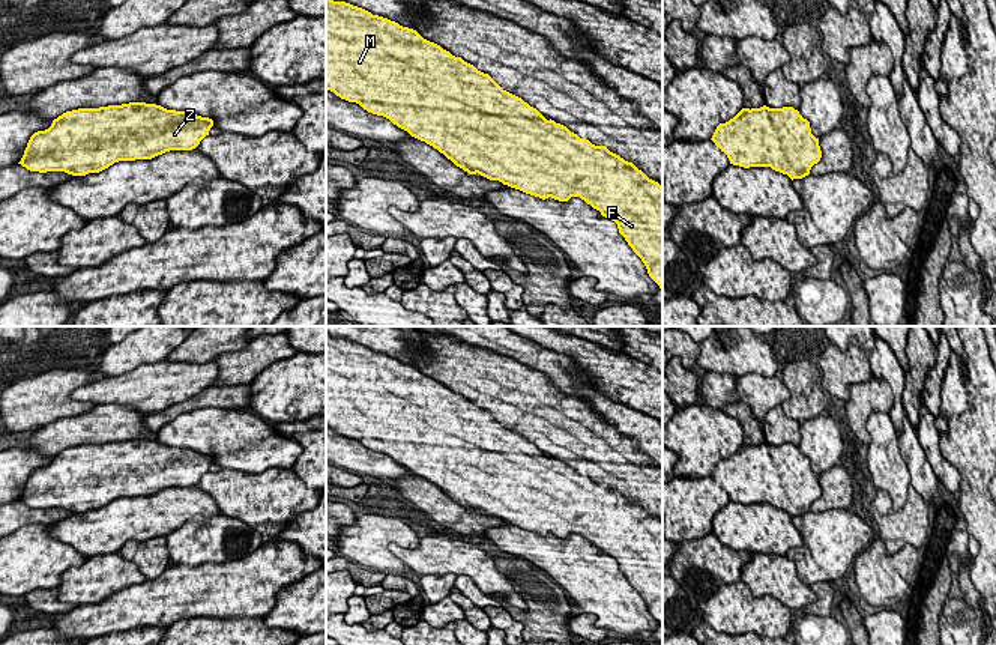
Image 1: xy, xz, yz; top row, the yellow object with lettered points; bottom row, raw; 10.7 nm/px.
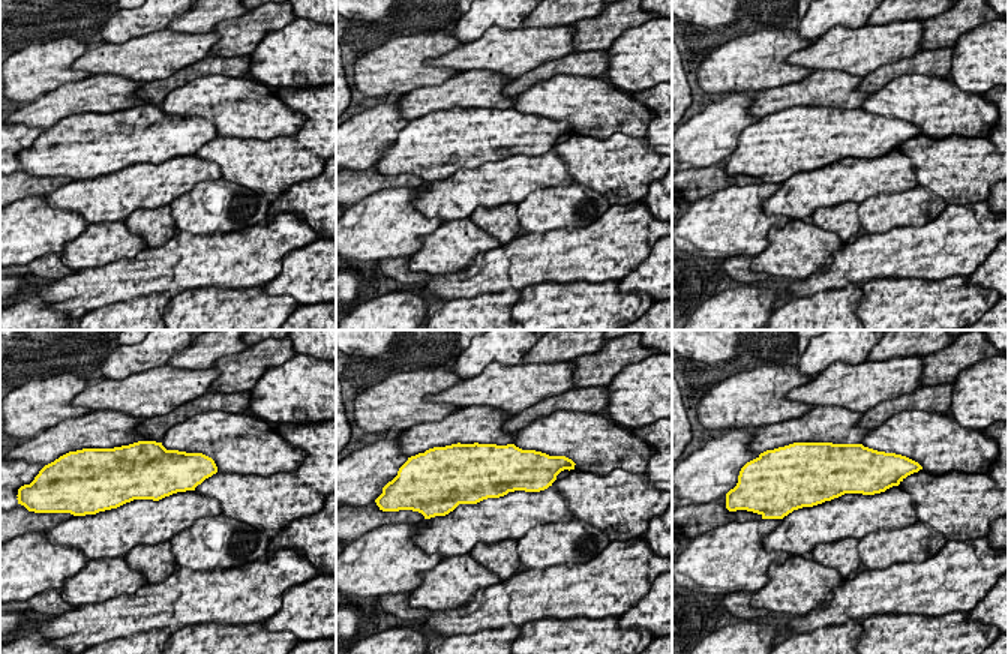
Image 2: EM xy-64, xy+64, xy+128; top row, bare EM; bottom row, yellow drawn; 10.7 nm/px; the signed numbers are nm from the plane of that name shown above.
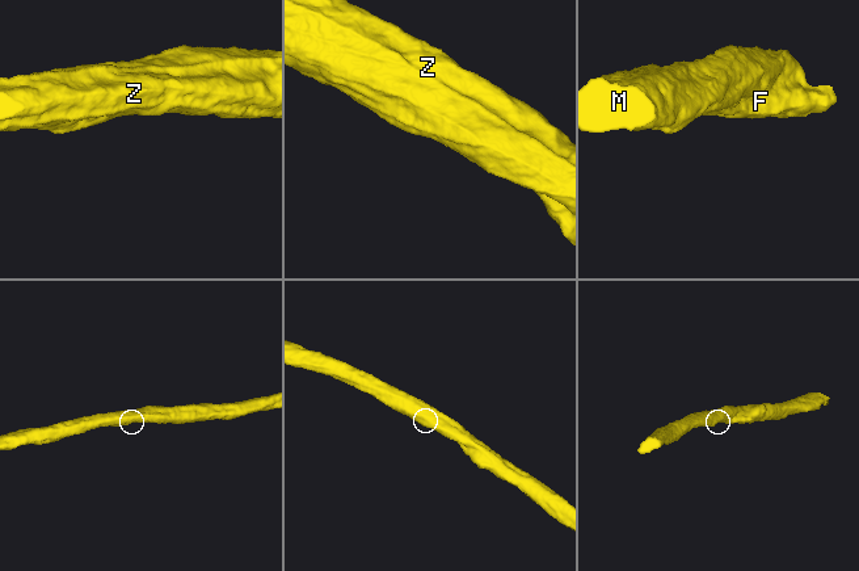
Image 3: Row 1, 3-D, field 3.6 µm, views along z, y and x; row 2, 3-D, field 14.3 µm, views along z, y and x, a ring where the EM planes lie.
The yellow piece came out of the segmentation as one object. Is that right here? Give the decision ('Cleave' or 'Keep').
Keep

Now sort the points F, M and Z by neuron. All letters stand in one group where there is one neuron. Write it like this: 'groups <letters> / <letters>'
groups F M Z

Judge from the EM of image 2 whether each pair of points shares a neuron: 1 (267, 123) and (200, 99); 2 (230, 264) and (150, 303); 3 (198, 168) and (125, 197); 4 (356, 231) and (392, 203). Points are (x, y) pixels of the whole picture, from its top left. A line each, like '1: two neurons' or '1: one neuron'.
1: one neuron
2: two neurons
3: one neuron
4: one neuron

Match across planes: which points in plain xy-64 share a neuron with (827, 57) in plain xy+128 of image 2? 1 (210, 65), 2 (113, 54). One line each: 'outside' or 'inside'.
1: outside
2: inside

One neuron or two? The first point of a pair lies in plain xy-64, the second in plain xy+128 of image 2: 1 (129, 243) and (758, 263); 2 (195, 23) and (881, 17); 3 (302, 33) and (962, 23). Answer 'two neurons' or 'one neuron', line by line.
1: one neuron
2: one neuron
3: two neurons

